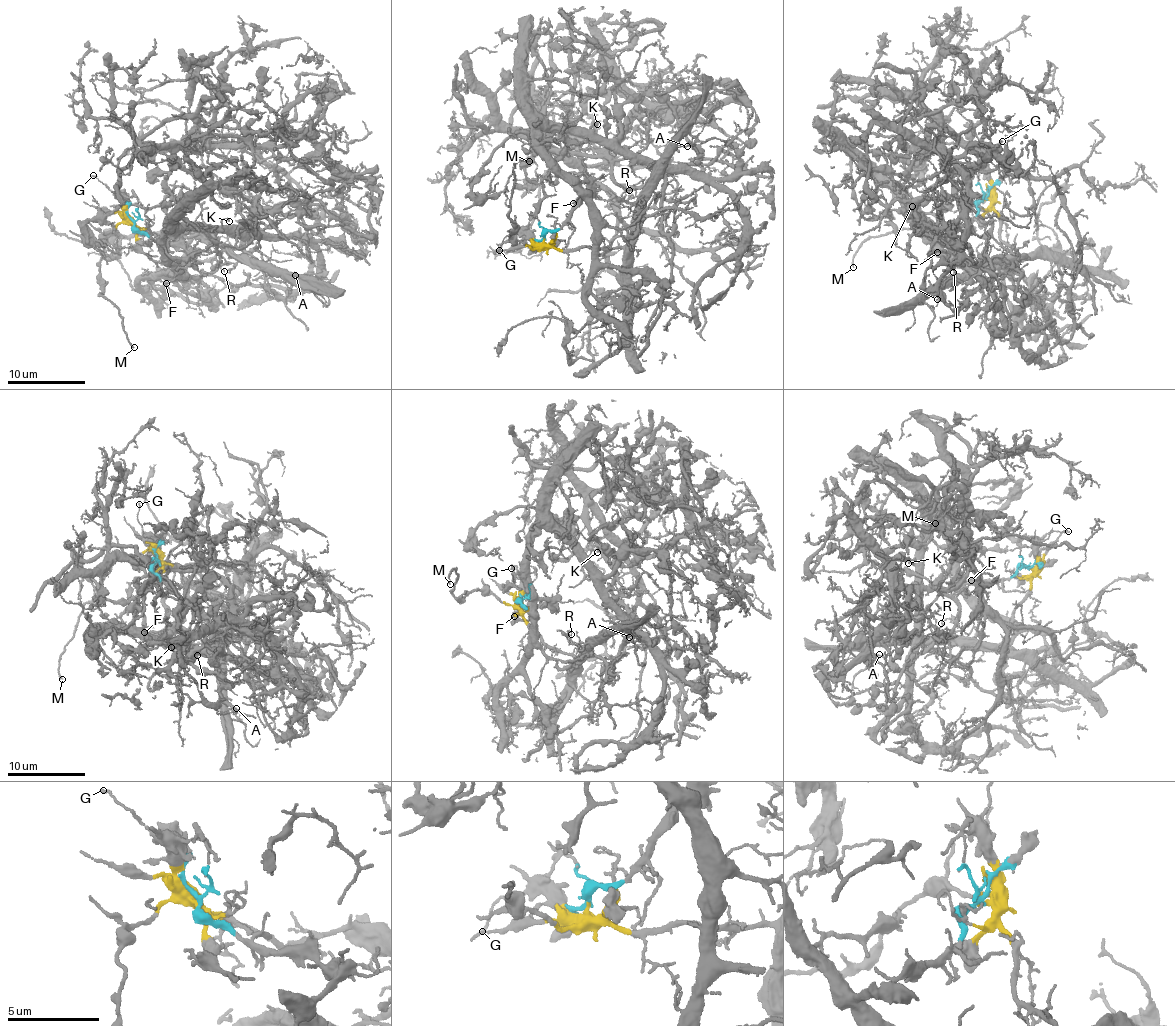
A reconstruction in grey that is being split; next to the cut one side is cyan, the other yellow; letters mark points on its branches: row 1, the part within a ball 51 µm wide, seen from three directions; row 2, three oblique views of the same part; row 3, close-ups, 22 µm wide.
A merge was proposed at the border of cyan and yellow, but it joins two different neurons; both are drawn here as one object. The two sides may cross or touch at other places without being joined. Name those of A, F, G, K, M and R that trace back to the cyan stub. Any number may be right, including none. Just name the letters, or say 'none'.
F, K

